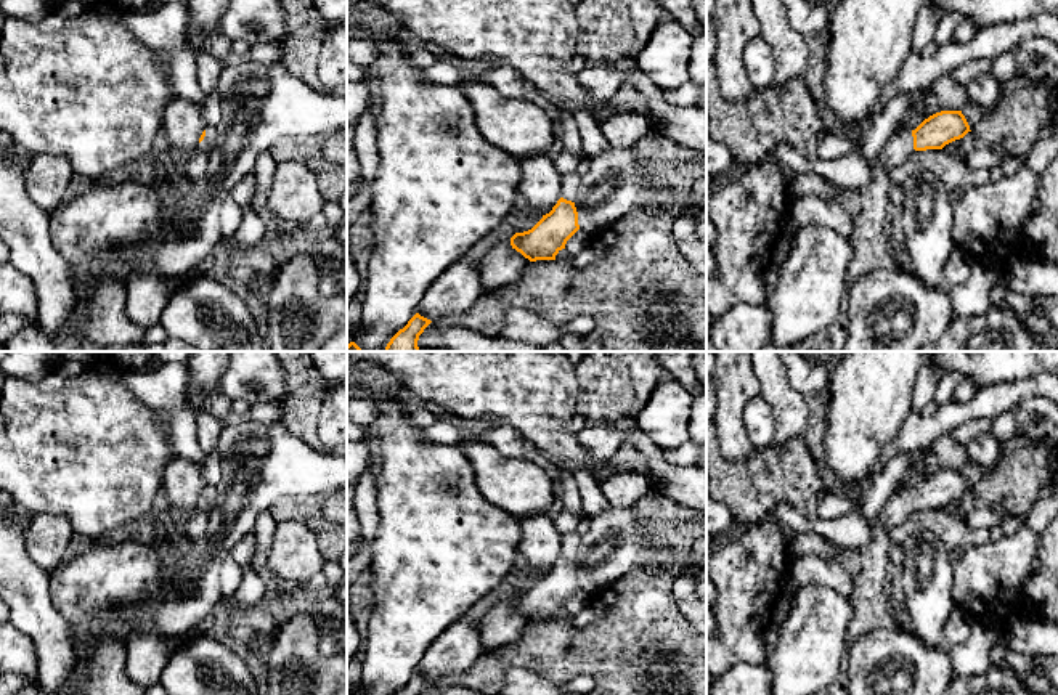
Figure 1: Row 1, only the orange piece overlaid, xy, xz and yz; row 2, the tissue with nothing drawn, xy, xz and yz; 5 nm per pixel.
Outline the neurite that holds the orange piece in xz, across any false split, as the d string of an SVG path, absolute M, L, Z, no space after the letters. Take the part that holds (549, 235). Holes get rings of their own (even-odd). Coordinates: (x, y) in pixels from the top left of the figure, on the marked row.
M576 172L560 177L560 199L531 230L511 238L512 249L530 262L555 260L567 241L580 230L575 207L580 183L581 175Z

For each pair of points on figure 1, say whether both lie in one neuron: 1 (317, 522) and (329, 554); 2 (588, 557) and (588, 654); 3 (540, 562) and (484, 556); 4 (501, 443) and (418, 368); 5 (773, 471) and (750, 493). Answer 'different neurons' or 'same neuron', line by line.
1: same neuron
2: different neurons
3: different neurons
4: different neurons
5: same neuron

